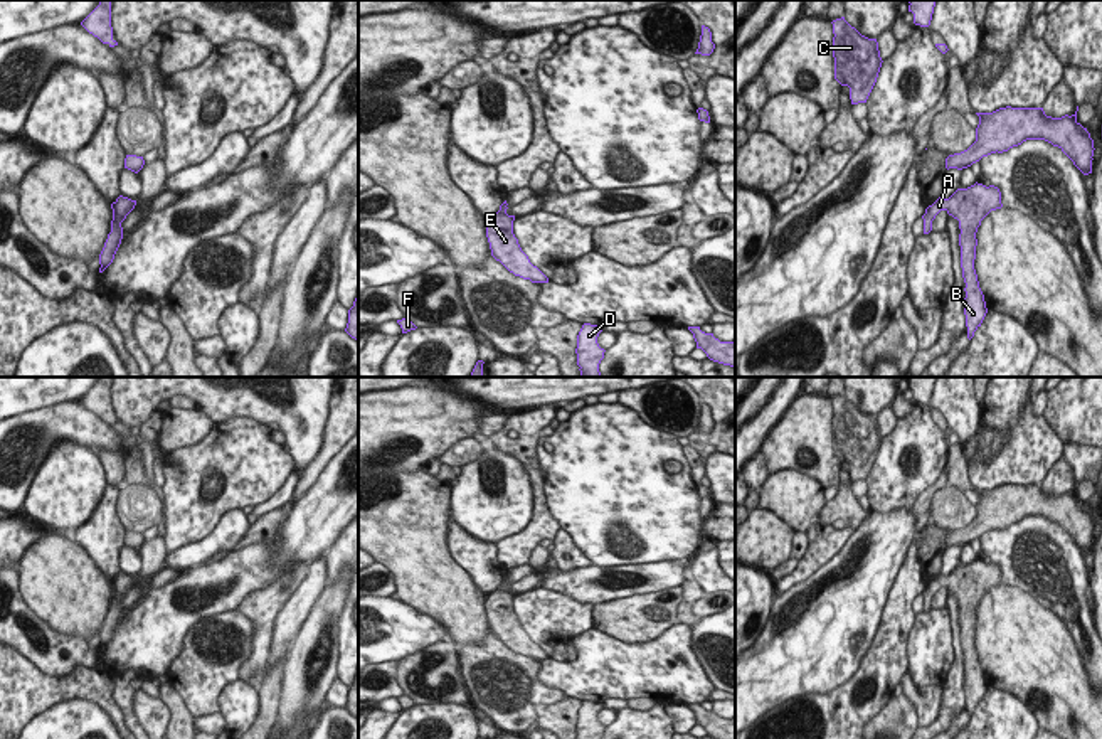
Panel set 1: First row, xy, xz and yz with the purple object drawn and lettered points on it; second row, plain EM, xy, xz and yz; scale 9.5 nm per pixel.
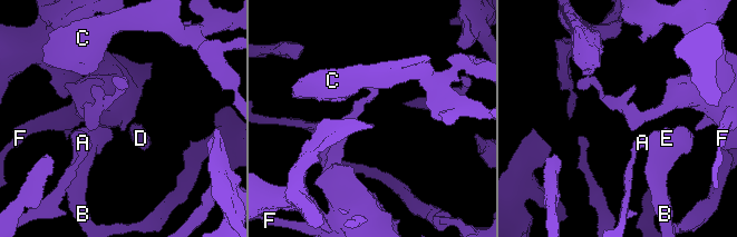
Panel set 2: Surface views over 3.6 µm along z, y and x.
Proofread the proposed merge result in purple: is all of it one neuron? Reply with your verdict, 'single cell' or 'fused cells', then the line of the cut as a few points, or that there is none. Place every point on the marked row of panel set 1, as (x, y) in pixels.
single cell; no cut

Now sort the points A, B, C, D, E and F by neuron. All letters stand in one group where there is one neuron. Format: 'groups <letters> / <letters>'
groups A B C D E F

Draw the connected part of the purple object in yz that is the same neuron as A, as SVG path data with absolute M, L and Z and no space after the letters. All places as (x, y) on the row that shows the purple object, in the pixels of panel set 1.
M974 183L967 189L957 189L949 199L939 197L932 205L925 209L924 219L924 234L932 231L932 221L940 210L946 210L949 215L959 221L959 246L961 246L961 268L962 278L966 283L966 327L967 338L974 337L974 332L981 327L988 308L984 295L979 288L977 274L974 269L976 259L976 232L981 226L981 221L996 209L1001 209L1001 192L994 185Z

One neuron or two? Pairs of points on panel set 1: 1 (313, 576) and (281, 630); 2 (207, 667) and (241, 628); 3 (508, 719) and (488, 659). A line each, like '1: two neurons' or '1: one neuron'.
1: one neuron
2: one neuron
3: one neuron

